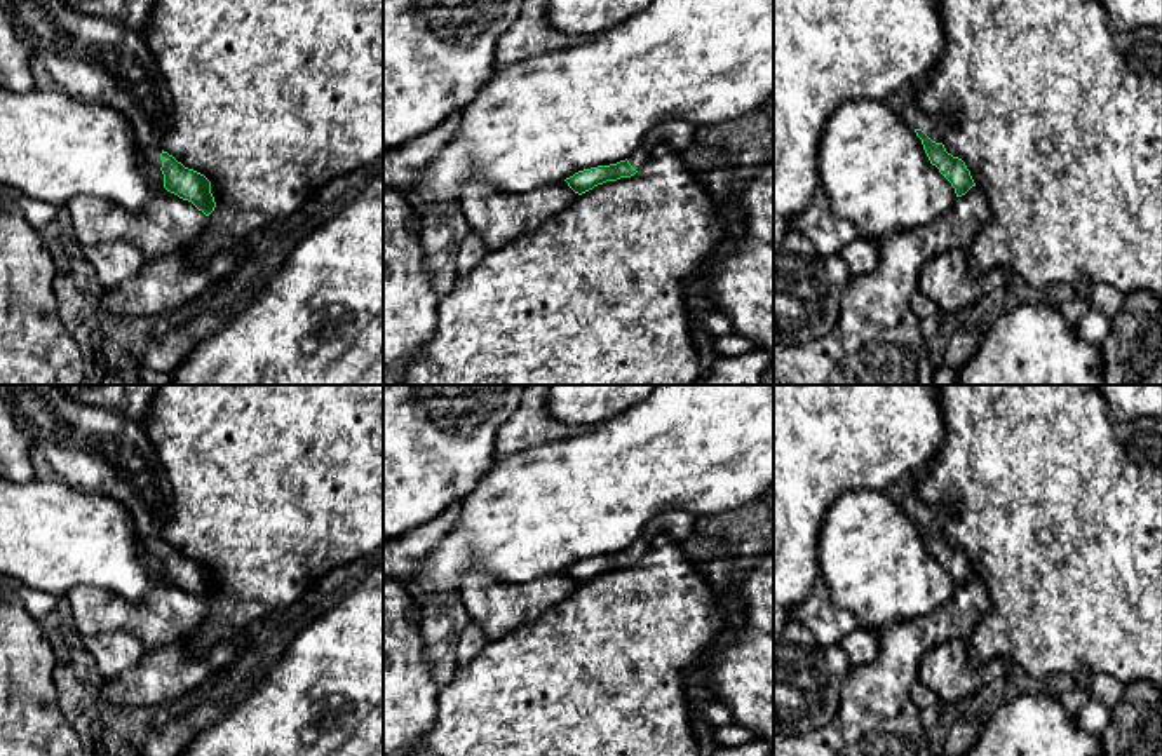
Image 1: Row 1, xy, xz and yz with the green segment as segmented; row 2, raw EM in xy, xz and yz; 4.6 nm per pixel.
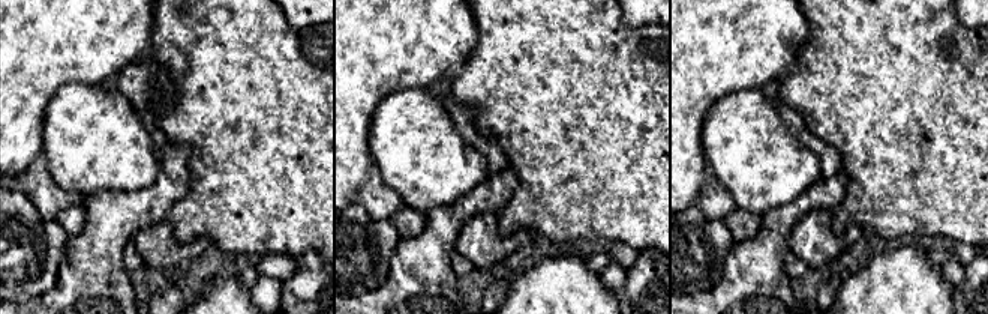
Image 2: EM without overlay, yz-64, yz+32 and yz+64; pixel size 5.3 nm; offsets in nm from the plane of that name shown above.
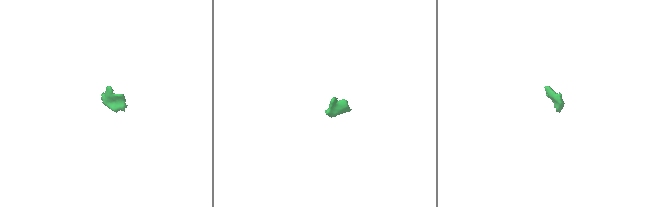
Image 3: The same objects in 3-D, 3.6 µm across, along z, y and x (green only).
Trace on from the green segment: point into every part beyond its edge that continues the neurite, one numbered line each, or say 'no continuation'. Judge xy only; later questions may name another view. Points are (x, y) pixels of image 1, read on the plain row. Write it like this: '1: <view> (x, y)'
1: xy (100, 450)

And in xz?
1: xz (678, 525)

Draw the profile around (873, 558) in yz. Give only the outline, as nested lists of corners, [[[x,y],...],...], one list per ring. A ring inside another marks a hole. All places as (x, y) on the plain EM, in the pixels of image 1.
[[[876,489],[847,491],[828,509],[817,561],[833,603],[854,615],[859,627],[876,634],[888,624],[936,611],[958,589],[951,573],[930,554],[915,519]]]

